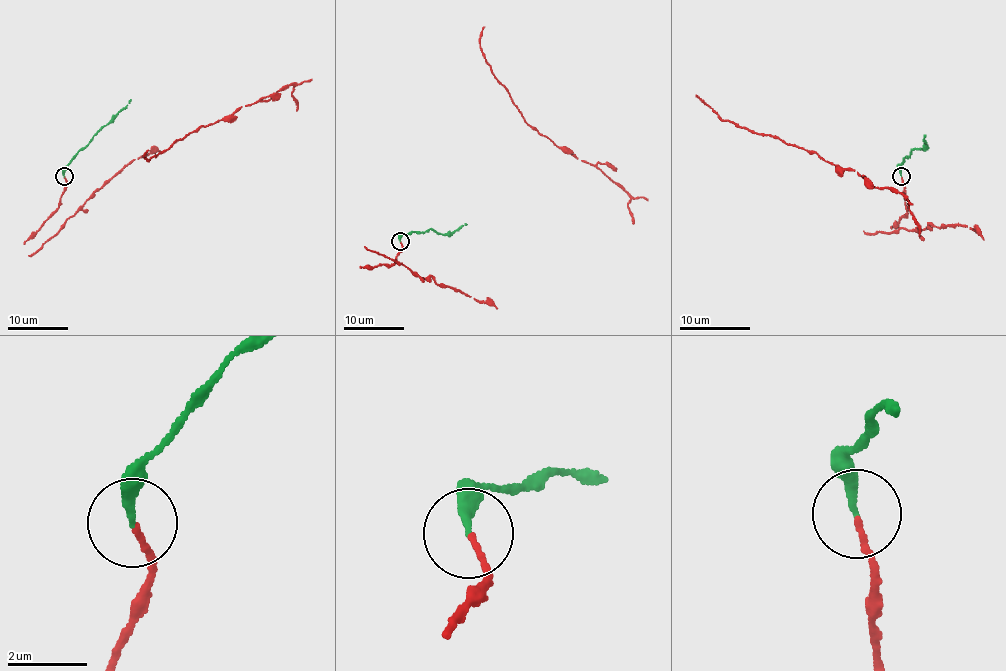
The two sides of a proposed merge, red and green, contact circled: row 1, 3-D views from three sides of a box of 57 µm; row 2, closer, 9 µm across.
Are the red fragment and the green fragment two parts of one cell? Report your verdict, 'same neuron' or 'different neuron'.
same neuron

